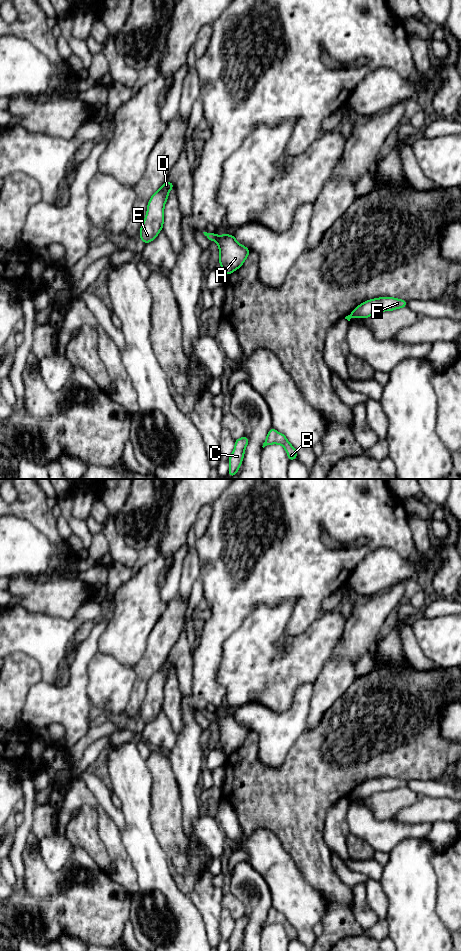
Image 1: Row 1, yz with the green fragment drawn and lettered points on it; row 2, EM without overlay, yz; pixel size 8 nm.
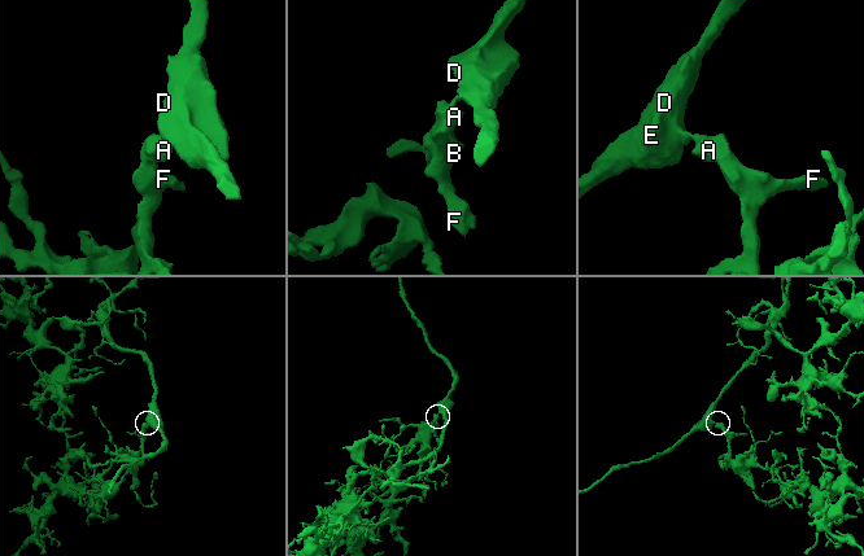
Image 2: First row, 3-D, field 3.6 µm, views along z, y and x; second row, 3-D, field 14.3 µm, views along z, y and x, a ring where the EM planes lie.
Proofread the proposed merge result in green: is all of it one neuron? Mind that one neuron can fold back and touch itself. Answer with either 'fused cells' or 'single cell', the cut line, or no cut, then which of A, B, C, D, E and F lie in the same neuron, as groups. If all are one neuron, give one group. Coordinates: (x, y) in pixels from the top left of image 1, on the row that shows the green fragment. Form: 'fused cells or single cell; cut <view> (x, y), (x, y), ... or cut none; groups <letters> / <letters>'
single cell; cut none; groups A B C D E F

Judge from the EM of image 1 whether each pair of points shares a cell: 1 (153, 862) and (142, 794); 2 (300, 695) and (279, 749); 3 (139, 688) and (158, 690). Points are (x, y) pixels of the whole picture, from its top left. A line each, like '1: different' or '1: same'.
1: same
2: same
3: same

